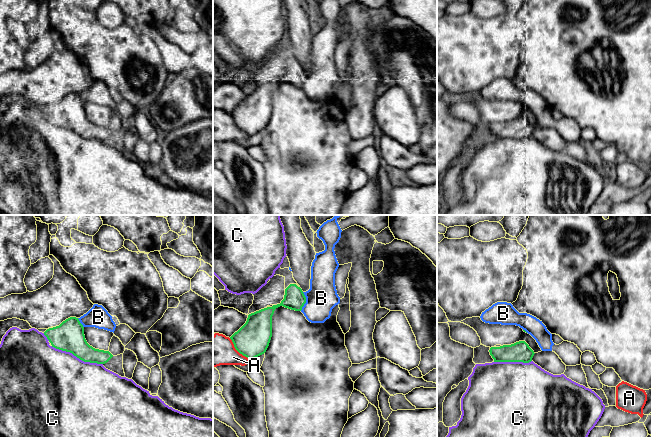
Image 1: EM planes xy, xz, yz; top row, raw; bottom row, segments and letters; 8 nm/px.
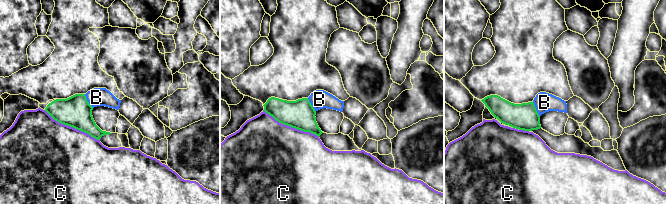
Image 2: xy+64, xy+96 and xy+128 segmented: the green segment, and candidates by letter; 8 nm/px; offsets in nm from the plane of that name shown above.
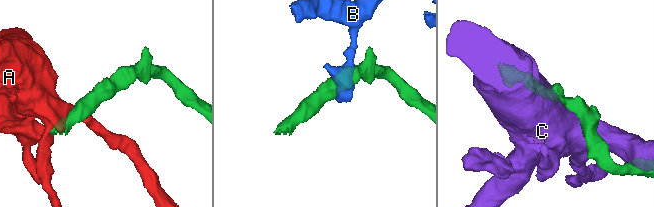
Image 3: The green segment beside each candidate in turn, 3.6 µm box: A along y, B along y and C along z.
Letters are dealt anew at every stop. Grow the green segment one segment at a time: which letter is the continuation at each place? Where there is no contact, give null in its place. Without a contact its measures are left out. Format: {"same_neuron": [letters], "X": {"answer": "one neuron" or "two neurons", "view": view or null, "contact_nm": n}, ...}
{"same_neuron": [], "A": {"answer": "two neurons", "view": "xz", "contact_nm": 240}, "B": {"answer": "two neurons", "view": "xz", "contact_nm": 150}, "C": {"answer": "two neurons", "view": "xy", "contact_nm": 440}}

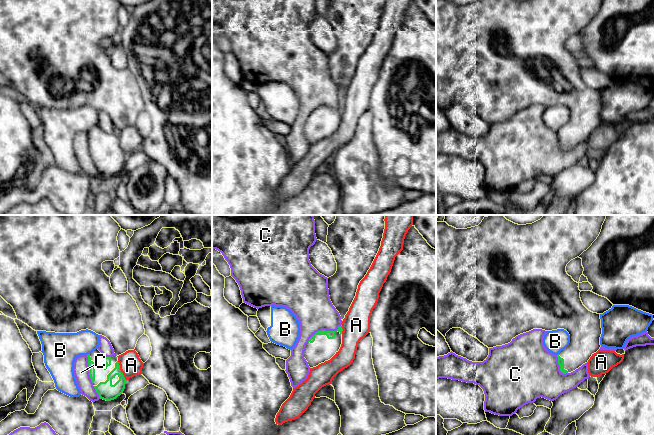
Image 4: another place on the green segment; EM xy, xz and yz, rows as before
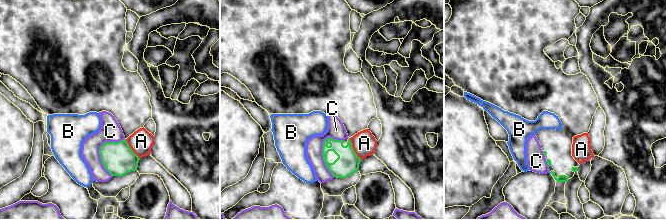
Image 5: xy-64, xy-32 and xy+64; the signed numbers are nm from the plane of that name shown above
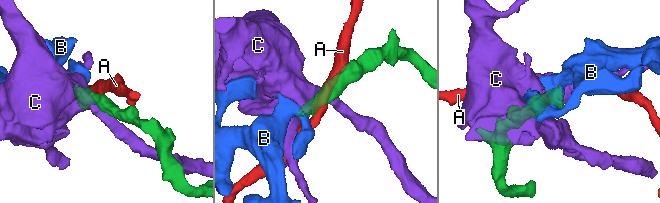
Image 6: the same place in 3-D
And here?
{"same_neuron": [], "A": {"answer": "two neurons", "view": "xy", "contact_nm": 180}, "B": {"answer": "two neurons", "view": "xy", "contact_nm": 30}, "C": {"answer": "two neurons", "view": "xz", "contact_nm": 320}}

